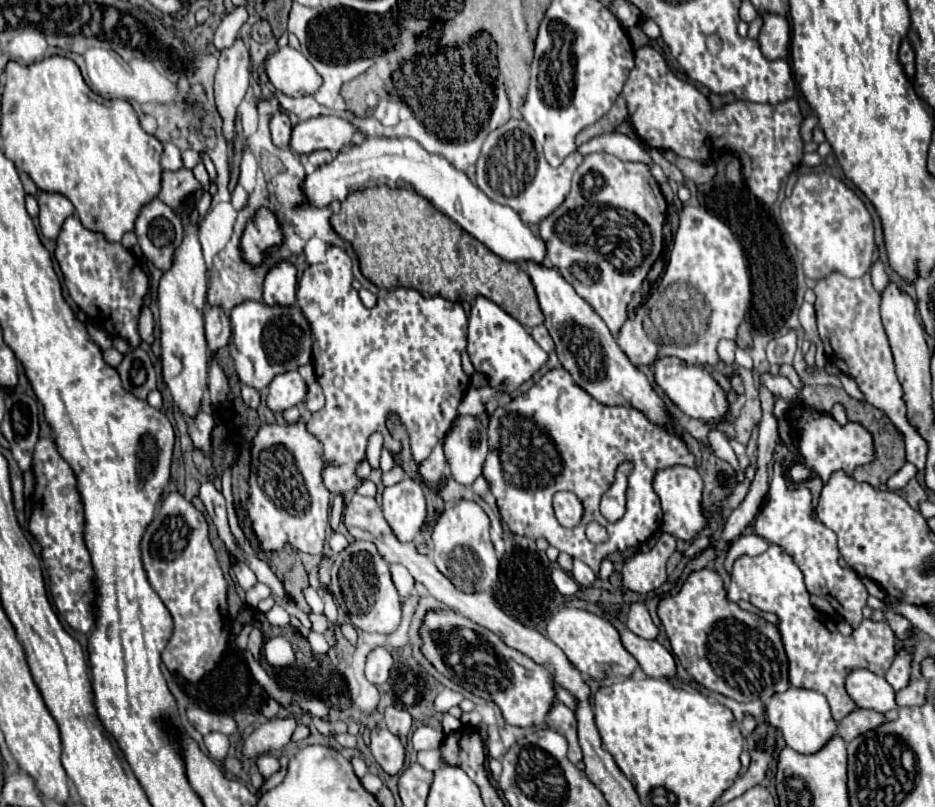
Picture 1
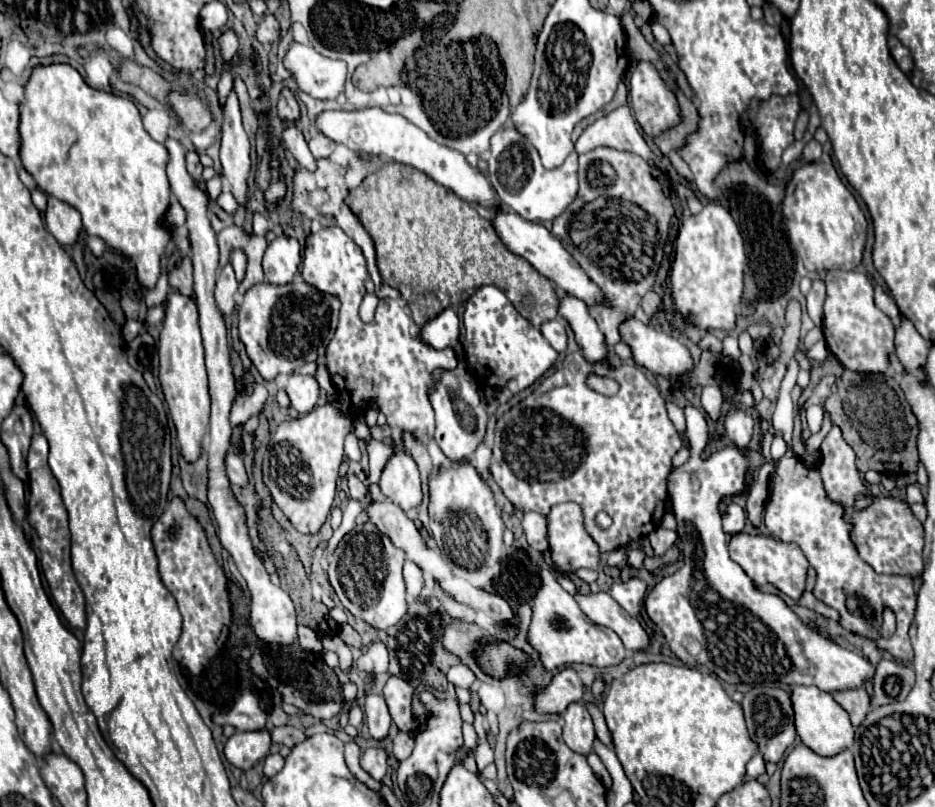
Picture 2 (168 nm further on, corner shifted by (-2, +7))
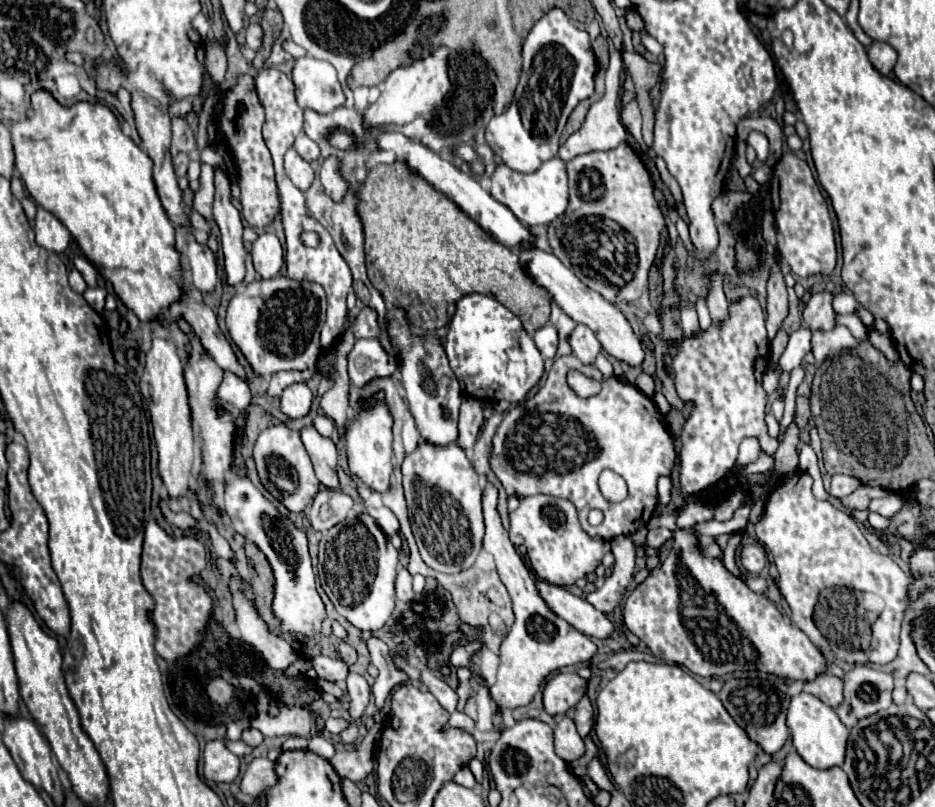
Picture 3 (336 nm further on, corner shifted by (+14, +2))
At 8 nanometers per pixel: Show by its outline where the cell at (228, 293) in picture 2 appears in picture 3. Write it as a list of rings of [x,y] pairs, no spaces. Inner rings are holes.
[[[181,226],[176,228],[175,239],[176,249],[181,252],[180,263],[185,270],[183,283],[185,278],[190,277],[200,292],[214,292],[218,284],[214,254],[206,244],[198,244],[192,237],[188,237],[186,229]]]

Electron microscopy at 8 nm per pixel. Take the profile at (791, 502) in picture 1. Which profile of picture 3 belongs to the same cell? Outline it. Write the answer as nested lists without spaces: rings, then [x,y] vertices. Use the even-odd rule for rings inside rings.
[[[798,472],[770,490],[764,514],[754,524],[758,542],[774,558],[778,588],[792,608],[792,620],[826,658],[888,664],[900,646],[908,576],[890,556],[870,548],[846,510],[830,500],[816,500],[812,482],[810,474]]]

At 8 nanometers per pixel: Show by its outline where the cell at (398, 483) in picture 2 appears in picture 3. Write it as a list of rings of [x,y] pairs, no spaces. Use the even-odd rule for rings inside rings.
[[[378,394],[376,402],[370,410],[360,410],[360,418],[350,422],[346,432],[346,448],[348,448],[348,464],[350,472],[358,476],[368,488],[376,492],[386,492],[390,488],[390,476],[394,472],[392,466],[392,418],[384,404],[384,396]]]

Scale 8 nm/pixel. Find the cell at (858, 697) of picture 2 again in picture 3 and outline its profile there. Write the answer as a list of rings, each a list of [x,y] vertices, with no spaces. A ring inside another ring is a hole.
[[[822,674],[816,680],[804,684],[804,692],[816,696],[824,704],[828,704],[830,708],[838,708],[842,704],[842,700],[844,700],[842,688],[844,688],[842,680],[832,674]]]

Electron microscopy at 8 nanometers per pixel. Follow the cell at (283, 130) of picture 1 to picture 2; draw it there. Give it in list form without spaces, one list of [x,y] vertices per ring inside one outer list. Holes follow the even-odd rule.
[[[288,125],[284,131],[284,143],[288,147],[288,151],[294,155],[294,159],[308,171],[316,171],[316,159],[312,157],[308,143],[302,135],[300,129],[296,129],[294,125]]]

